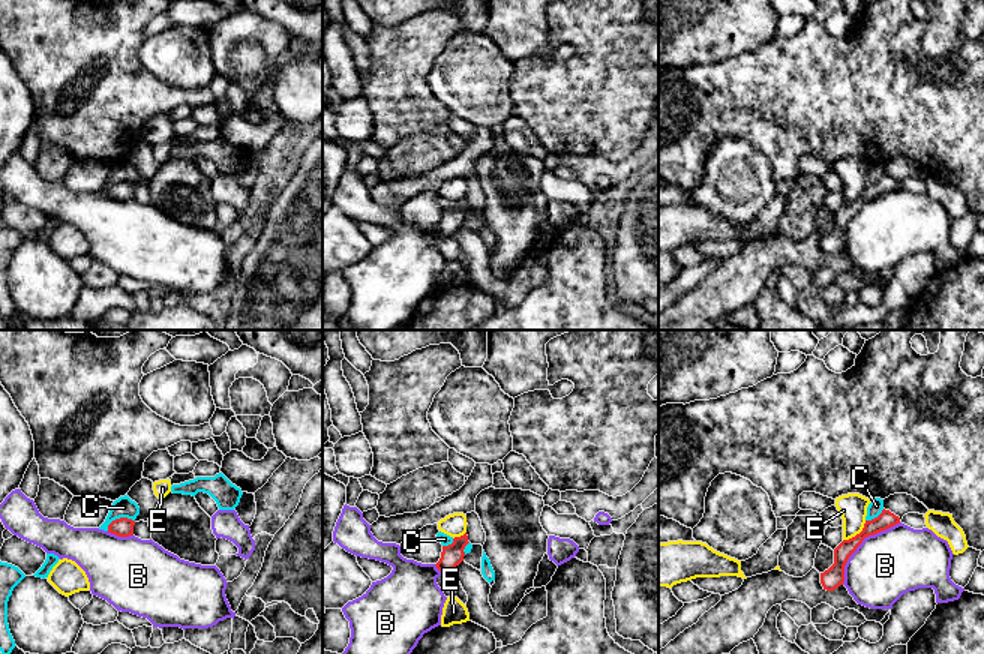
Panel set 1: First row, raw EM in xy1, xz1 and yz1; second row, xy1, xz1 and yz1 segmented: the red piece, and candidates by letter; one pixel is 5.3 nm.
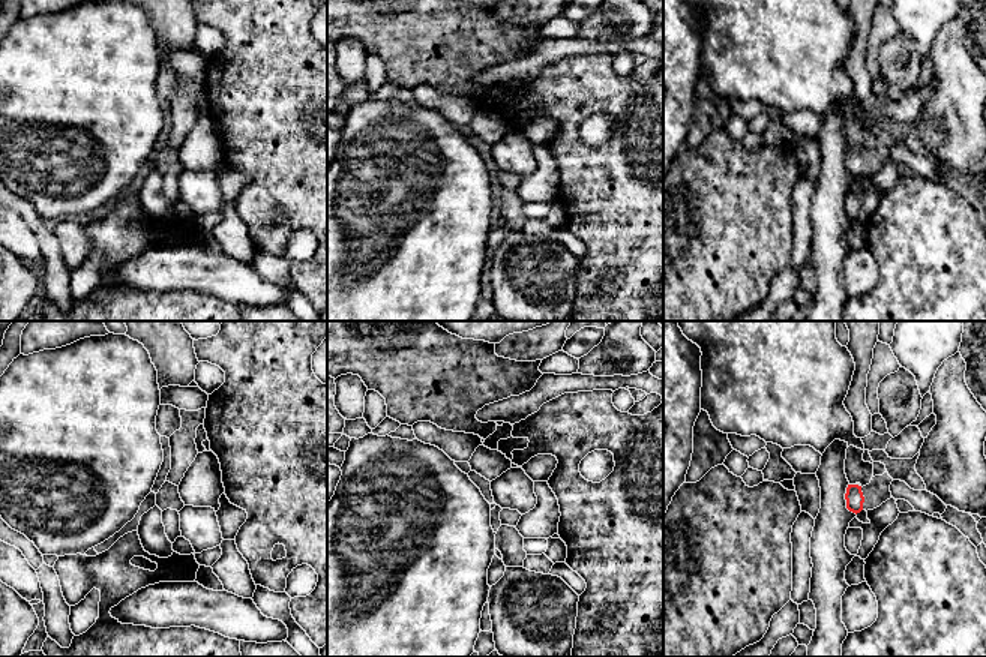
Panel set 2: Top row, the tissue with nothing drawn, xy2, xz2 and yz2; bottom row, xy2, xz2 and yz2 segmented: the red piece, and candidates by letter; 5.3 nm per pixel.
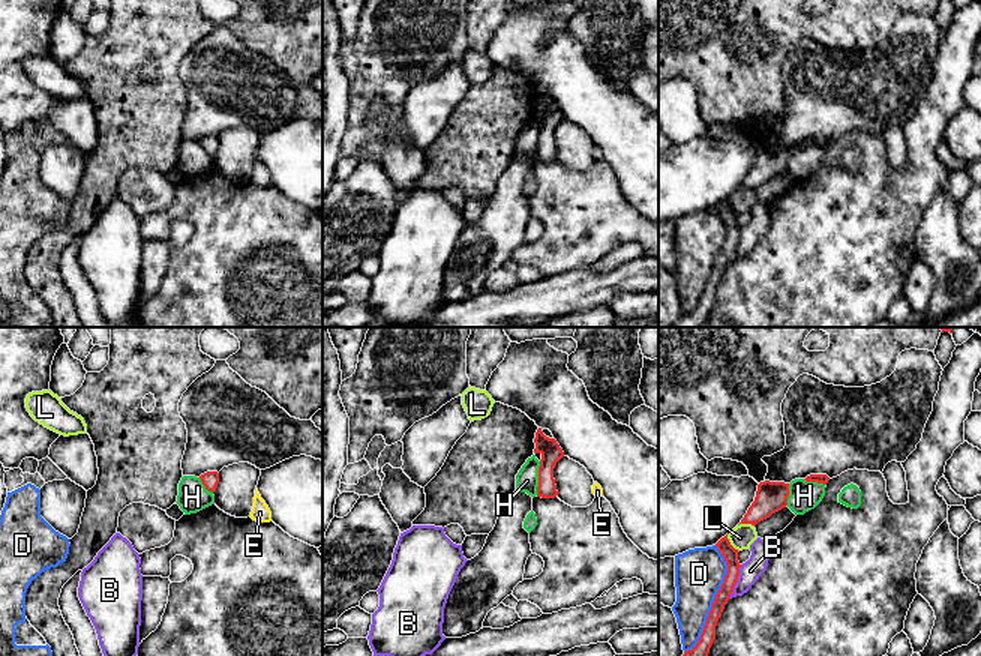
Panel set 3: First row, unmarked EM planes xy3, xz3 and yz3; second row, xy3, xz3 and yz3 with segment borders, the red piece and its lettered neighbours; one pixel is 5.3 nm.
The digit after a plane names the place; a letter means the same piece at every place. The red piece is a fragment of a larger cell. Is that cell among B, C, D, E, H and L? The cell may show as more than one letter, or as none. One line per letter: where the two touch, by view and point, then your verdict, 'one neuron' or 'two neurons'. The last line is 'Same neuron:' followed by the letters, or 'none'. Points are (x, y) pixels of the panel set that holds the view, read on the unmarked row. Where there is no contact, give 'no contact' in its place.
B: yz1 (861, 206) | two neurons
C: xy1 (120, 182) | two neurons
D: yz3 (714, 264) | two neurons
E: yz1 (857, 198) | two neurons
H: xz3 (539, 141) | two neurons
L: yz3 (729, 206) | two neurons
Same neuron: none

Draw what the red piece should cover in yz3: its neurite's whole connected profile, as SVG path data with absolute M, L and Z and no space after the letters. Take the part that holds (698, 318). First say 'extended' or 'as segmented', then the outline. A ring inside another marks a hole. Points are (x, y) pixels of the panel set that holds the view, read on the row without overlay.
as segmented; M728 198L724 201L722 201L716 207L716 210L722 216L722 219L728 228L728 236L726 236L724 245L714 261L711 275L708 278L706 287L704 290L704 294L700 297L698 308L692 314L684 315L682 321L674 327L705 327L710 312L716 303L717 285L722 281L724 269L728 267L728 264L734 255L734 251L738 245L740 231L741 231L741 228L738 225L740 215L730 209Z

